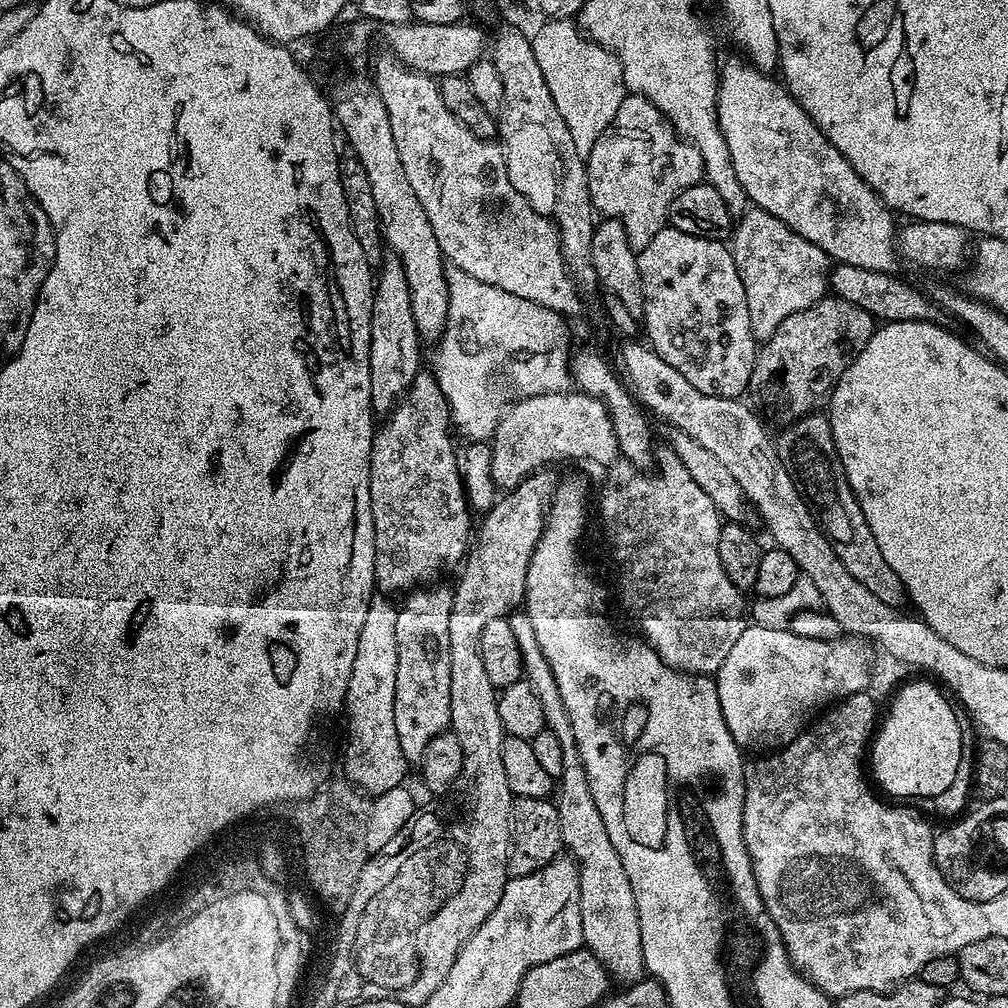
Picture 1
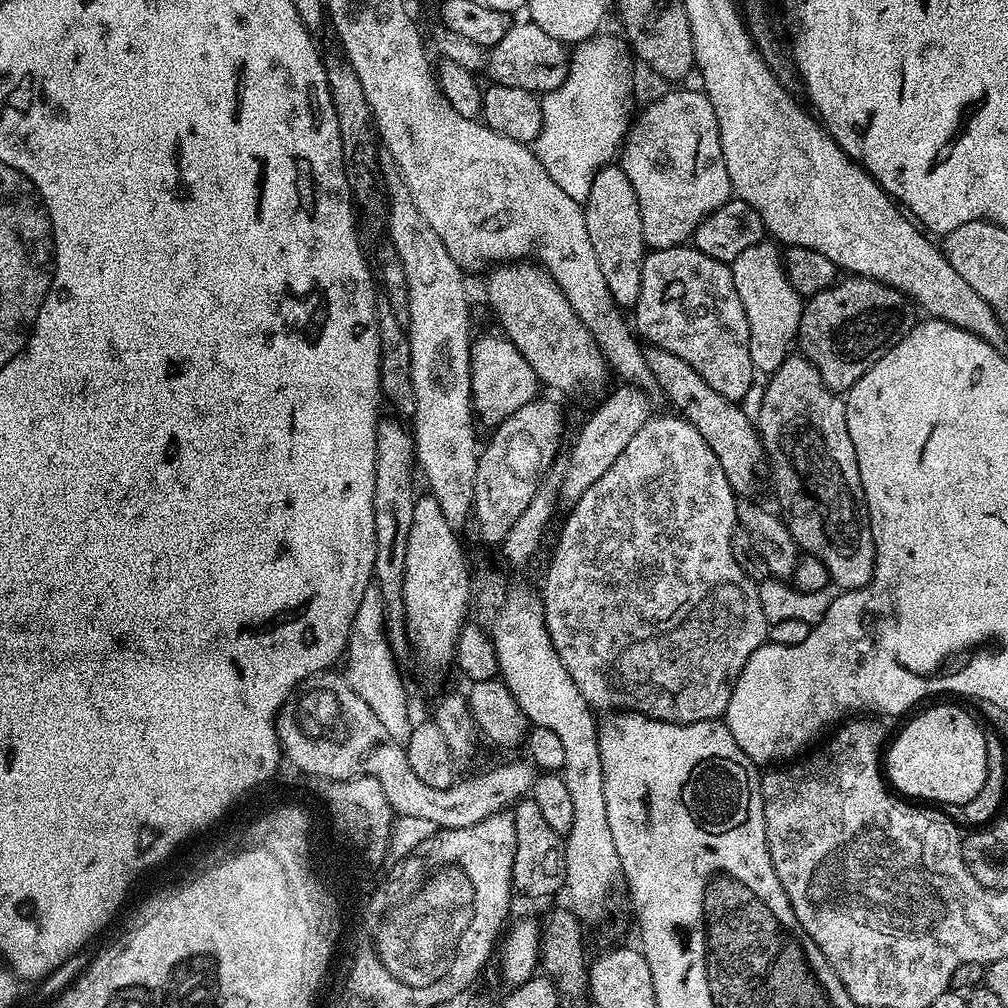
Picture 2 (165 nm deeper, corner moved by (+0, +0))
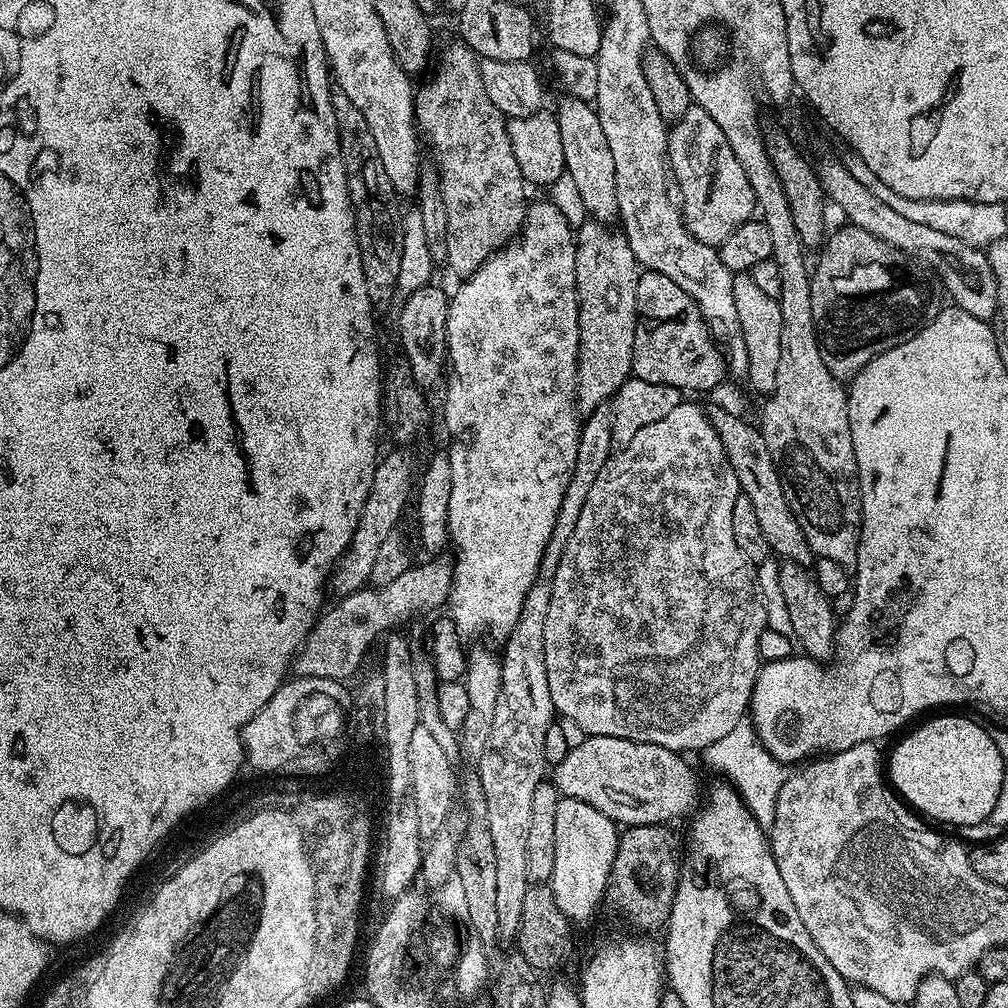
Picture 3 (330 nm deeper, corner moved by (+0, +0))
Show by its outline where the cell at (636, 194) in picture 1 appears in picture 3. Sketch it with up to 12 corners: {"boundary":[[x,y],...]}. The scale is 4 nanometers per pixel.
{"boundary":[[695,106],[668,134],[684,224],[719,246],[757,211],[722,126]]}

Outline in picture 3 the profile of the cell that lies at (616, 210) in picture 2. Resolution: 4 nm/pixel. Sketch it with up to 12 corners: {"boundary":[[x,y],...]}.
{"boundary":[[589,101],[554,107],[565,173],[591,219],[619,217],[614,158]]}

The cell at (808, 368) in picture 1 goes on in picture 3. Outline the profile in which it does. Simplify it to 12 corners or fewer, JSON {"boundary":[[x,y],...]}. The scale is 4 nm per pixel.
{"boundary":[[865,230],[827,237],[810,298],[822,362],[851,381],[946,304]]}

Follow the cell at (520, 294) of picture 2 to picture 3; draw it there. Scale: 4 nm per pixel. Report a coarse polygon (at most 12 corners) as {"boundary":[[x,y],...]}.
{"boundary":[[467,44],[414,99],[441,168],[446,264],[467,278],[529,201]]}

